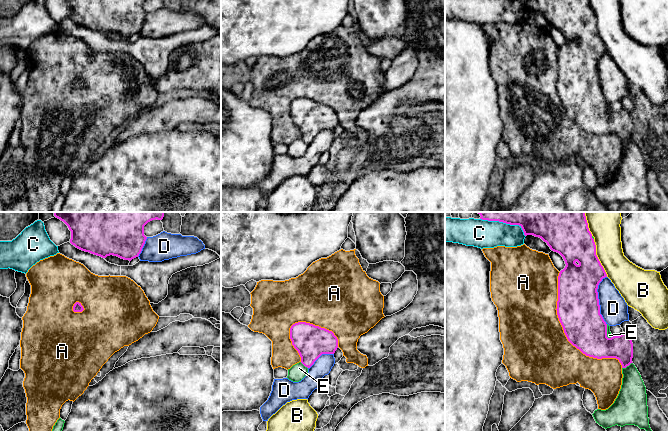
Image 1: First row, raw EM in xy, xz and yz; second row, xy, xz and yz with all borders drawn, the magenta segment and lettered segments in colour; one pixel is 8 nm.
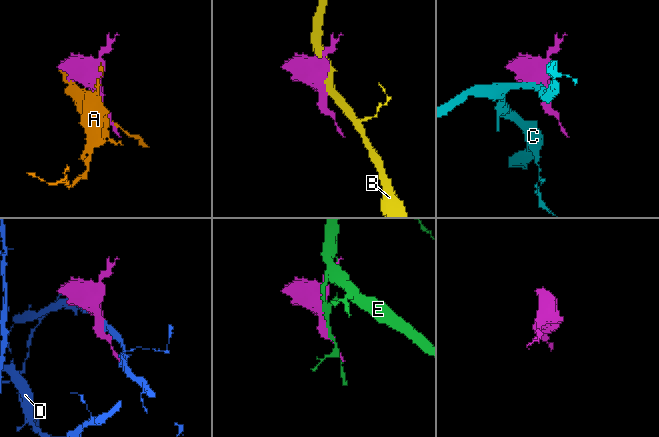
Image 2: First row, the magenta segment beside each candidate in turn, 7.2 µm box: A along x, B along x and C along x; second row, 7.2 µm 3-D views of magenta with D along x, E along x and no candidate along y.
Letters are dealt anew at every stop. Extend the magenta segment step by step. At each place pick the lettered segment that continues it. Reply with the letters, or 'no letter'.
no letter

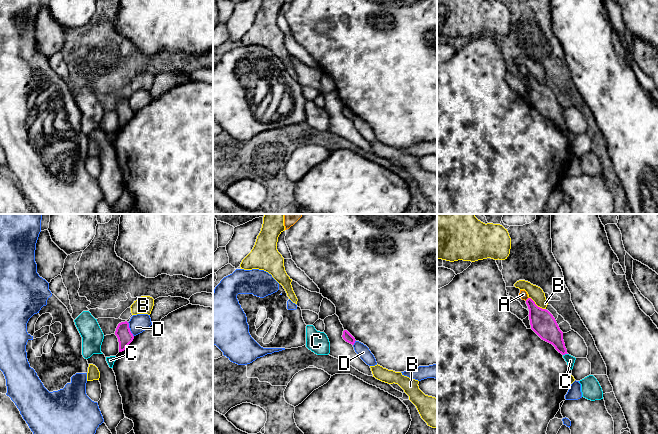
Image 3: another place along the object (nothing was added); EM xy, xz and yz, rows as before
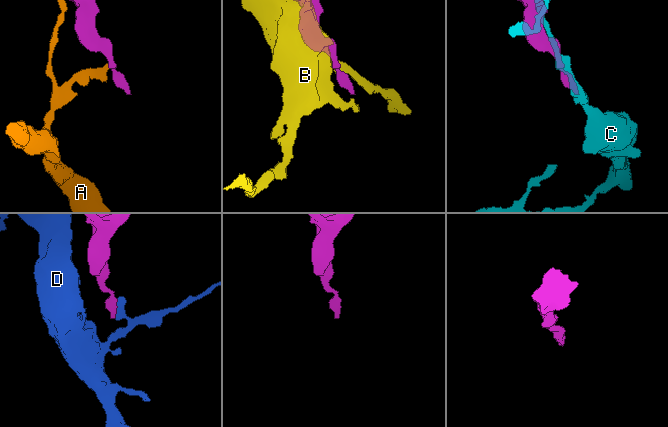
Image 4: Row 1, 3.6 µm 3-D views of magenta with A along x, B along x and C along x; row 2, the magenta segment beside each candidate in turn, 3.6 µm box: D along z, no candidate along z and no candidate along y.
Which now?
no letter

